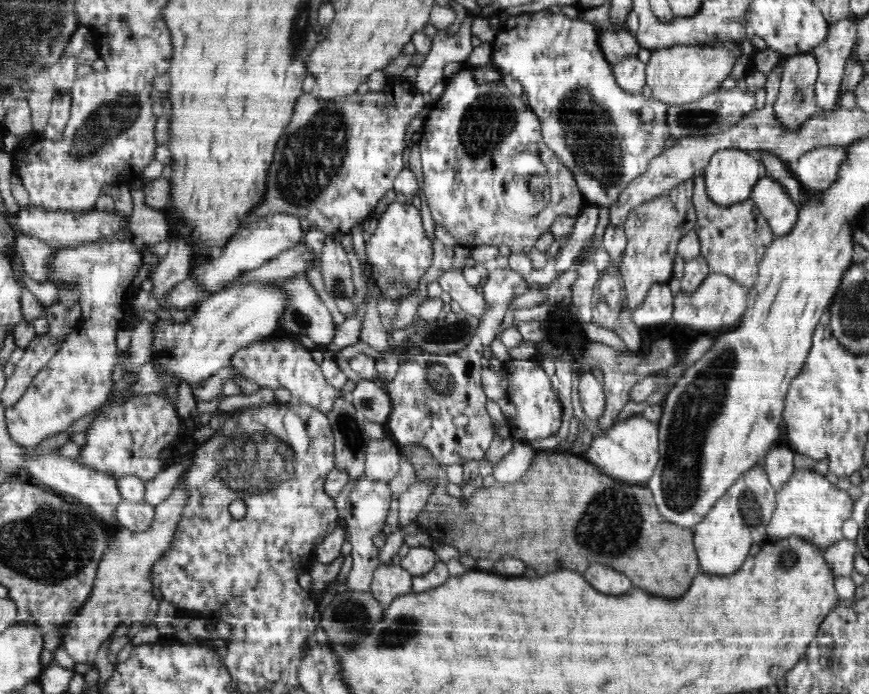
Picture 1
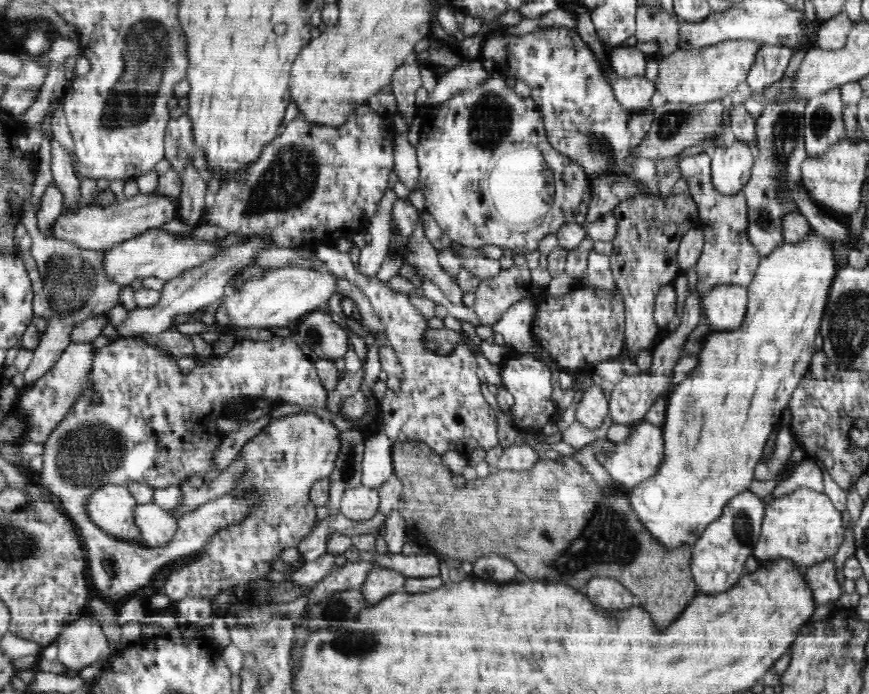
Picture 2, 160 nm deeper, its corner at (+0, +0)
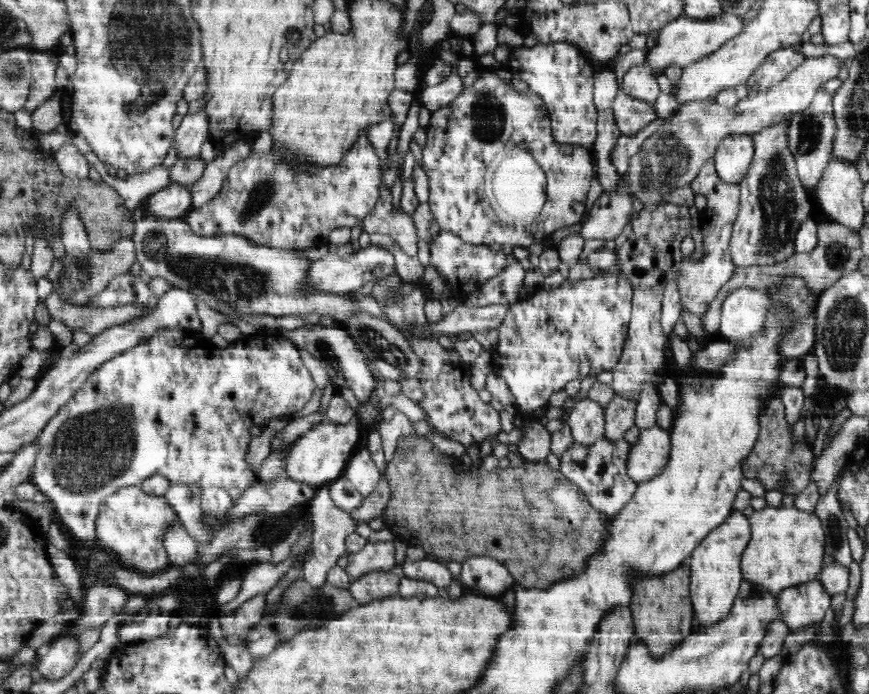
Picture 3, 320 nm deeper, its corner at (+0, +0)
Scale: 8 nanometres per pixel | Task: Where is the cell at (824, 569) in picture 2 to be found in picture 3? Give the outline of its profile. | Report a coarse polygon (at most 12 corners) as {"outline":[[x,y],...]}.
{"outline":[[818,577],[780,591],[790,632],[822,621],[832,598]]}

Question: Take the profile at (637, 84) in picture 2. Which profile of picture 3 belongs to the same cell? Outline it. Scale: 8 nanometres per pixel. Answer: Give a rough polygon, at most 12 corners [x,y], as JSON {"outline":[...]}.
{"outline":[[619,90],[613,113],[622,135],[657,118],[655,107]]}

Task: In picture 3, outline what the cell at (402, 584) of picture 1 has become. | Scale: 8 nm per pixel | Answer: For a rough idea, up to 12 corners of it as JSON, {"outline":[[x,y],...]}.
{"outline":[[372,571],[348,589],[356,605],[398,596],[391,571]]}

